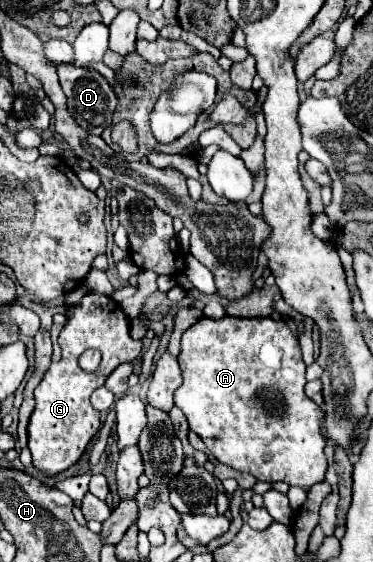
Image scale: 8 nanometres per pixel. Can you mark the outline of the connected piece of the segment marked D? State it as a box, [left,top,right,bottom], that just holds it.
[56,65,116,135]

